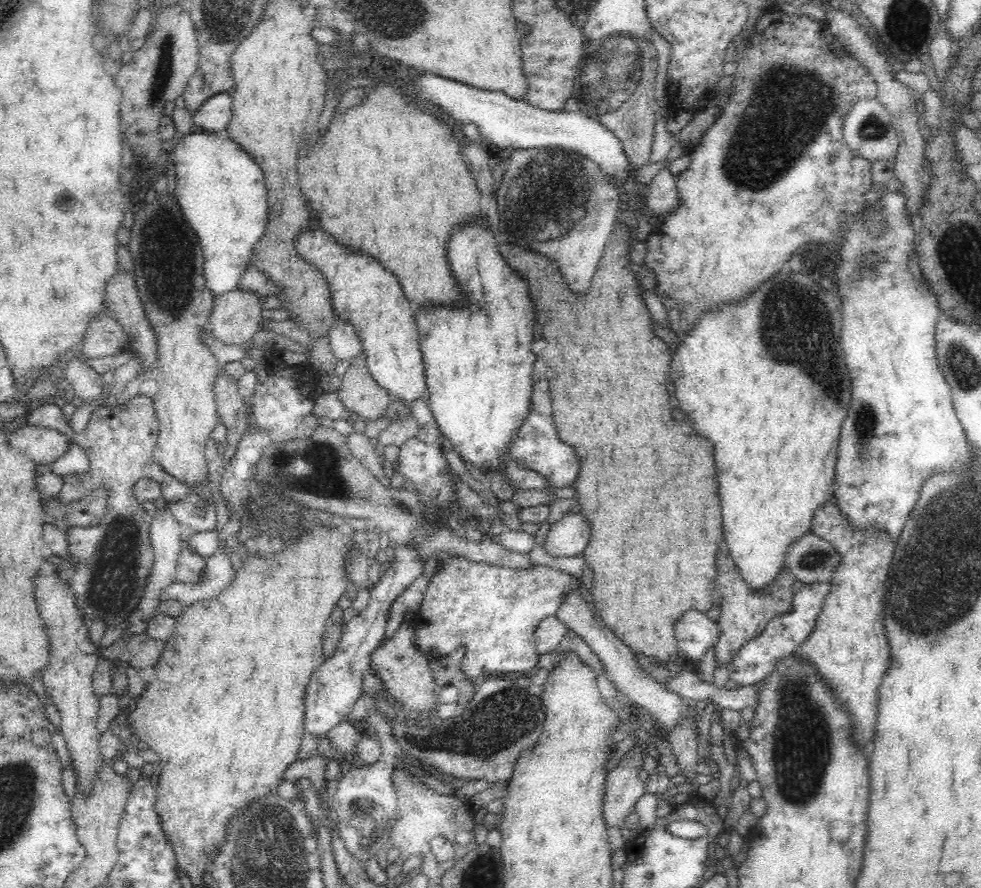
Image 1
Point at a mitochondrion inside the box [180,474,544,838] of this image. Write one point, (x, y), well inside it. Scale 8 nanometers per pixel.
(503, 719)

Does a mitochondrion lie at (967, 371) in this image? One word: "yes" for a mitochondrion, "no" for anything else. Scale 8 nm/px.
yes

